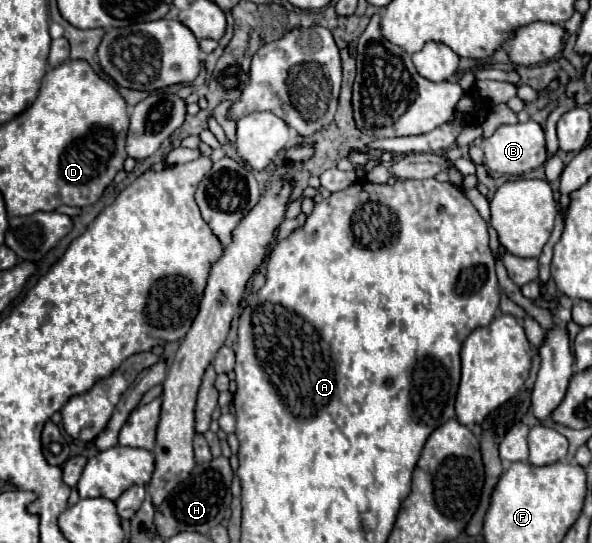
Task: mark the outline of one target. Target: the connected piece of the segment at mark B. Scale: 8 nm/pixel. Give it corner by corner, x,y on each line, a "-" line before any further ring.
536,121
516,123
516,125
502,125
496,133
484,141
484,165
500,175
522,175
526,171
538,169
546,163
546,141
544,131

